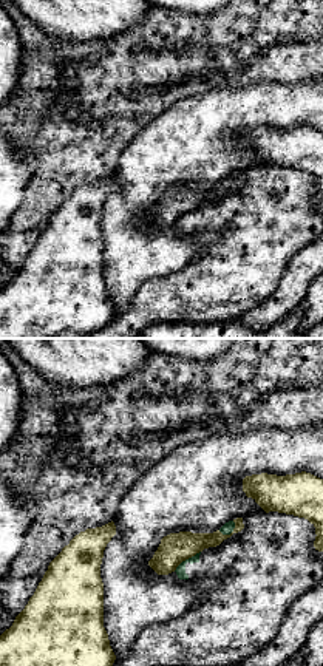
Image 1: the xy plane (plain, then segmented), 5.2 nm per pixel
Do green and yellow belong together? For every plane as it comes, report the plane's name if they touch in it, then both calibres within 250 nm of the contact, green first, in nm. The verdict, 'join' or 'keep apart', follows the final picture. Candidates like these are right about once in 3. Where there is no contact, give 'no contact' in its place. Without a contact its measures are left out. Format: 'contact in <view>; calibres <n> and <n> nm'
contact in xy; calibres 50 and 160 nm

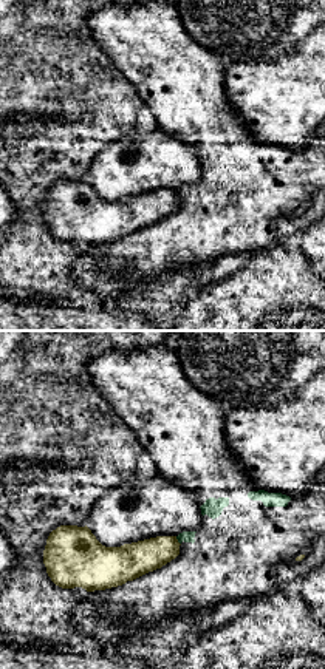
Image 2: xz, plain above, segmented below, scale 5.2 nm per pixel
contact in xz; calibres 60 and 180 nm

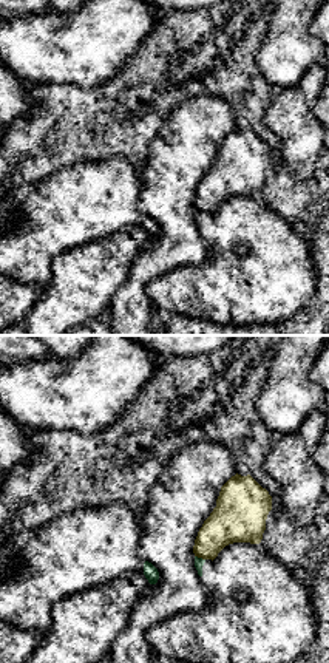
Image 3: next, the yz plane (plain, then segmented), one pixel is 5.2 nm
contact in yz; calibres 50 and 220 nm

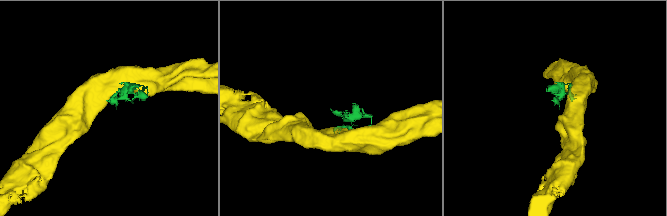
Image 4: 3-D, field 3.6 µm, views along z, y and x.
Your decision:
keep apart

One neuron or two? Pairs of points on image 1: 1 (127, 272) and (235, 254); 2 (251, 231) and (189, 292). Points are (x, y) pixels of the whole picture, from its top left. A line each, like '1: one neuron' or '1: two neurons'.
1: two neurons
2: one neuron

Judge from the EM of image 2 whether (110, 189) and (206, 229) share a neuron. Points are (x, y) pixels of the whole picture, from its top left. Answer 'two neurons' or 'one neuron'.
two neurons

